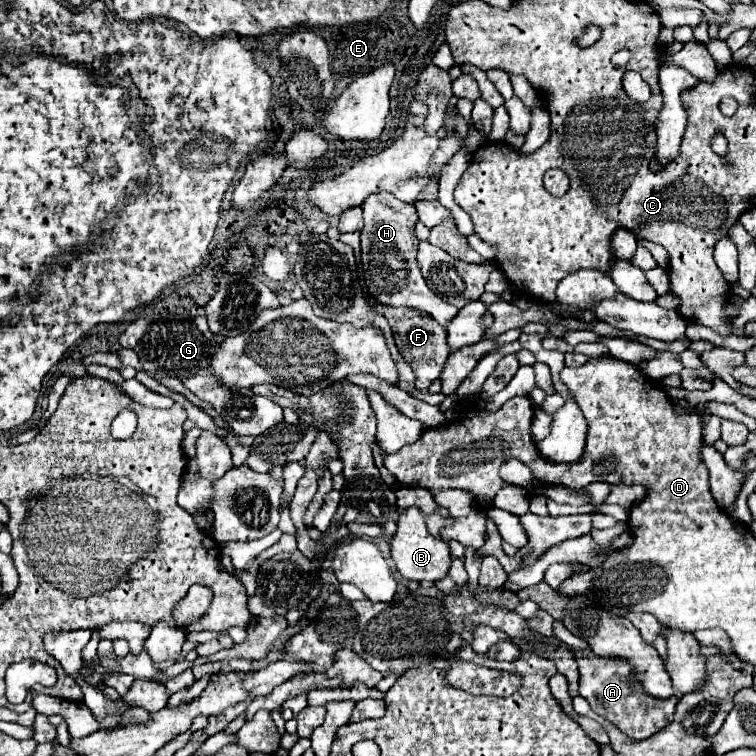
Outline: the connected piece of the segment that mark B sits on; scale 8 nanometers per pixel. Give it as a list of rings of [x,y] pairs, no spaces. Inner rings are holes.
[[[409,507],[401,513],[397,521],[397,533],[391,537],[391,557],[405,579],[413,581],[439,581],[447,575],[451,565],[449,545],[441,537],[433,537],[427,531],[423,513],[417,507]]]

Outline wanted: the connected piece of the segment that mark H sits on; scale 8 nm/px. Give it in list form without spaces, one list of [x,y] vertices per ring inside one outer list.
[[[379,191],[369,195],[363,201],[363,235],[361,235],[361,263],[363,263],[363,273],[365,273],[365,283],[369,295],[379,301],[381,305],[391,305],[391,307],[411,307],[429,313],[439,325],[447,325],[457,313],[457,307],[441,301],[441,297],[433,295],[431,289],[427,287],[421,271],[417,269],[415,253],[419,239],[413,233],[415,223],[419,221],[415,205],[413,203],[403,203],[391,193]]]

